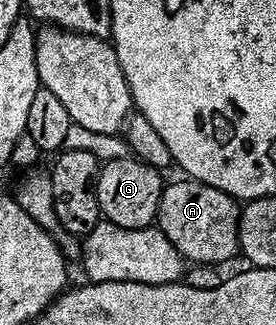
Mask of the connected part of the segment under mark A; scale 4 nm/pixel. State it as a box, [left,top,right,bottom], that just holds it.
[157,181,240,262]

